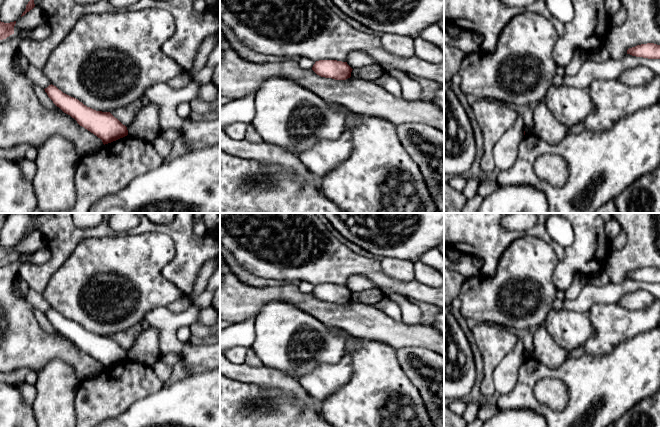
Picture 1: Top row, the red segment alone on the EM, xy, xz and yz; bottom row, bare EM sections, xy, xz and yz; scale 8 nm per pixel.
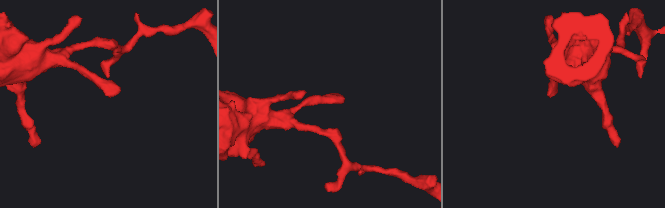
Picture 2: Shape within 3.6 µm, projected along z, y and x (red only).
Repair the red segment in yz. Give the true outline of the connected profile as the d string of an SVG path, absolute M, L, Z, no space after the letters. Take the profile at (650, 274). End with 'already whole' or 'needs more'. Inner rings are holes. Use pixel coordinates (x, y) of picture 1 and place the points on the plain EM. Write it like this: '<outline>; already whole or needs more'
M647 267L629 272L627 278L648 283L660 283L660 269Z; already whole

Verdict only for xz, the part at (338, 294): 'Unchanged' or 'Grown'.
Unchanged

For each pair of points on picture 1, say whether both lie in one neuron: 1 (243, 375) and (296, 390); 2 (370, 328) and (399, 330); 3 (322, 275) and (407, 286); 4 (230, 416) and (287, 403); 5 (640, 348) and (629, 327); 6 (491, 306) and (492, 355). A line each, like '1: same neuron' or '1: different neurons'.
1: same neuron
2: same neuron
3: same neuron
4: same neuron
5: different neurons
6: different neurons

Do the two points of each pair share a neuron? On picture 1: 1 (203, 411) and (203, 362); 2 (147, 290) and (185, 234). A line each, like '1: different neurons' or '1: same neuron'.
1: different neurons
2: different neurons

